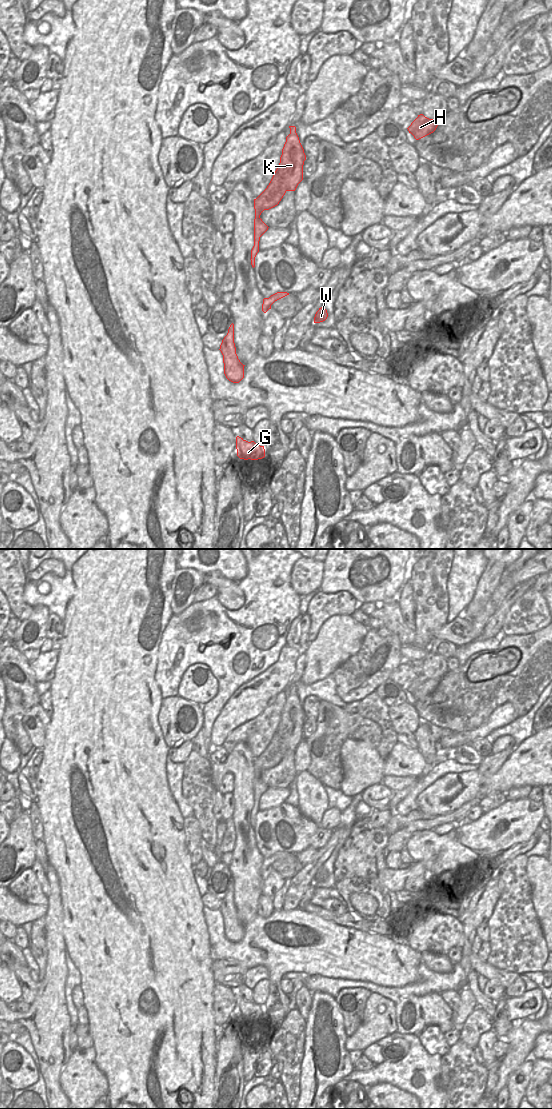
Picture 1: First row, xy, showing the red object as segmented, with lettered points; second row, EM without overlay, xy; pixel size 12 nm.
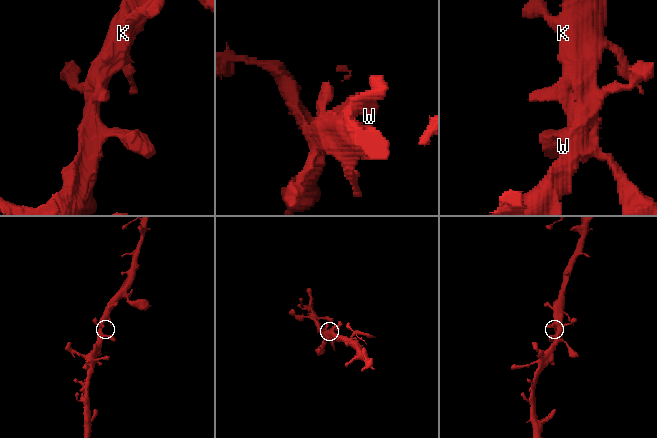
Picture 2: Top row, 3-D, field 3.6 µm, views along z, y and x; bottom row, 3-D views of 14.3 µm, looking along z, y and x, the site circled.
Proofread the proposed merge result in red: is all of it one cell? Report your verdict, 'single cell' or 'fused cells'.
single cell

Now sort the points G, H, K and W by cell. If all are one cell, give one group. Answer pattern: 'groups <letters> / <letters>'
groups G H K W

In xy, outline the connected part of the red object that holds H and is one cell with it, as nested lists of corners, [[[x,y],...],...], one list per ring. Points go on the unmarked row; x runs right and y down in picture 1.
[[[420,674],[407,689],[416,700],[419,700],[433,693],[436,690],[439,682],[440,679],[429,679],[423,674]]]

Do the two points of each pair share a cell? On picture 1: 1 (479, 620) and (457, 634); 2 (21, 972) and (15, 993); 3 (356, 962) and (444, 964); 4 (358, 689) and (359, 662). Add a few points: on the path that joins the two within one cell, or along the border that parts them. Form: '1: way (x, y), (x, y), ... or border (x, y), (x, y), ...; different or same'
1: border (470, 620), (471, 638), (473, 640); different
2: border (12, 971), (21, 989), (22, 998); different
3: border (419, 953), (419, 958), (422, 962); different
4: way (358, 682), (359, 669); same

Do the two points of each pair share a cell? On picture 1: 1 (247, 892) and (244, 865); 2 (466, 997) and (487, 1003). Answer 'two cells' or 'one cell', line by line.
1: one cell
2: two cells

